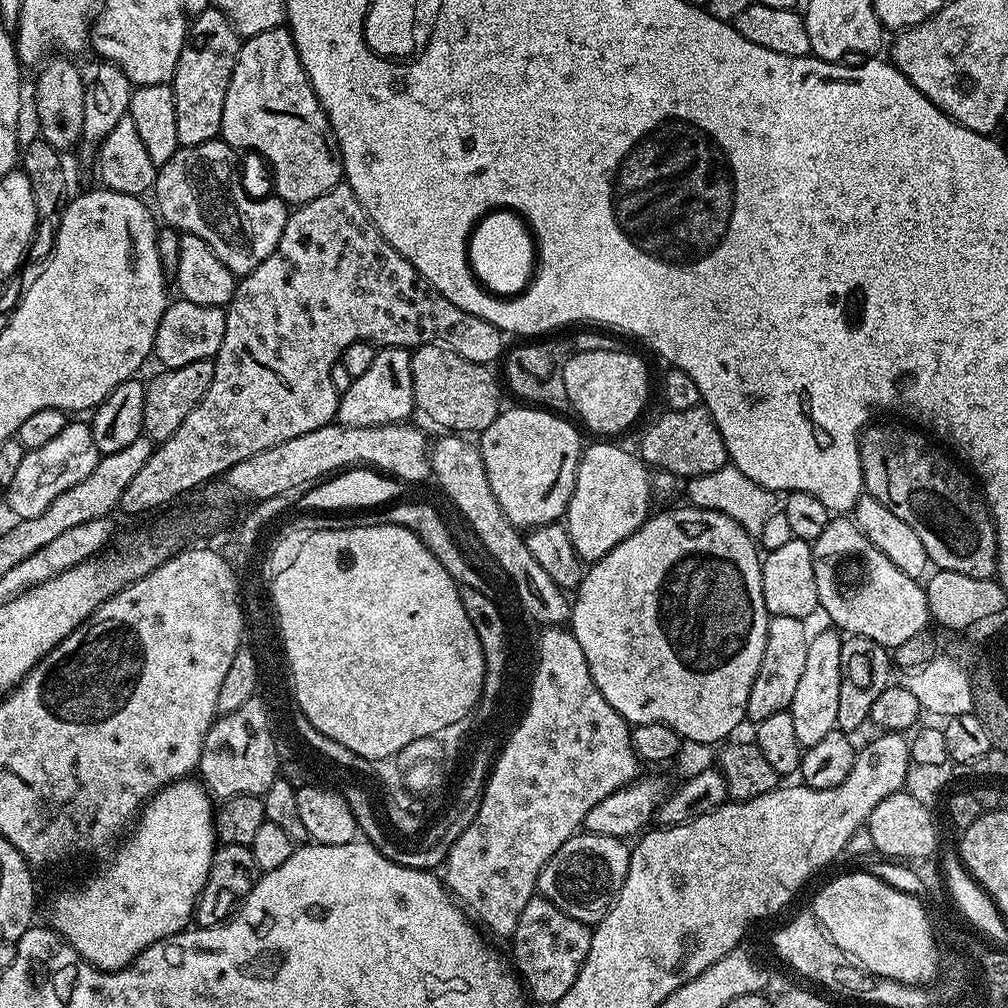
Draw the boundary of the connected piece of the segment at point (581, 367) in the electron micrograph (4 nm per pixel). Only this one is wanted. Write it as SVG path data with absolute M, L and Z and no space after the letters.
M593 346L577 351L577 356L569 355L564 361L564 394L567 403L580 415L579 423L592 432L601 432L601 437L612 438L615 432L624 432L640 416L644 403L648 400L648 368L640 356L632 352L615 352L612 348Z

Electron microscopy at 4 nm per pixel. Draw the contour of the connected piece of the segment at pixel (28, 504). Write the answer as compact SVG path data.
M69 422L46 446L25 451L22 462L18 465L18 474L14 474L14 482L6 486L8 492L8 508L16 520L38 518L44 510L66 490L78 486L100 460L98 446L94 446L94 434L87 423Z

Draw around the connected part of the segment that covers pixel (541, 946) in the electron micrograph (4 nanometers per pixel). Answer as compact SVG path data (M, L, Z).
M532 896L530 902L526 902L526 910L522 910L522 918L518 918L518 926L510 937L511 959L527 995L535 1003L537 1000L540 1004L556 1005L558 998L574 986L574 978L578 978L586 962L586 954L590 954L591 941L592 928L589 925L570 918L570 914L558 910L558 906L544 896Z

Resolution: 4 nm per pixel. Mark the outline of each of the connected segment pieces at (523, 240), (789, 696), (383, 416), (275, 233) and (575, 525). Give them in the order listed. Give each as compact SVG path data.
M497 209L484 216L469 236L468 258L473 275L493 295L513 296L525 291L535 273L535 239L527 223L507 209Z
M774 616L769 619L766 634L766 650L762 654L762 666L758 666L758 674L754 678L754 686L750 686L747 719L759 722L770 718L770 714L786 712L794 702L794 694L798 691L798 682L806 667L806 654L810 639L809 625L798 618L782 618Z
M377 347L372 363L363 374L352 377L350 390L339 393L336 420L346 428L402 424L416 408L412 352L407 348Z
M219 138L189 148L181 146L176 149L170 162L159 165L154 197L156 196L155 207L158 209L159 219L167 227L202 238L202 242L206 242L210 250L214 250L214 254L218 254L218 258L226 262L226 266L237 278L243 278L266 258L270 258L274 246L278 246L278 238L282 238L282 230L286 230L290 208L275 194L269 194L265 200L255 200L254 197L248 196L243 182L240 181L236 156L237 149Z
M616 442L600 443L604 444L592 444L589 448L587 445L580 453L574 494L566 513L570 542L574 542L574 550L584 562L595 562L610 554L614 546L638 531L653 511L649 465L635 451L627 452L612 444Z

